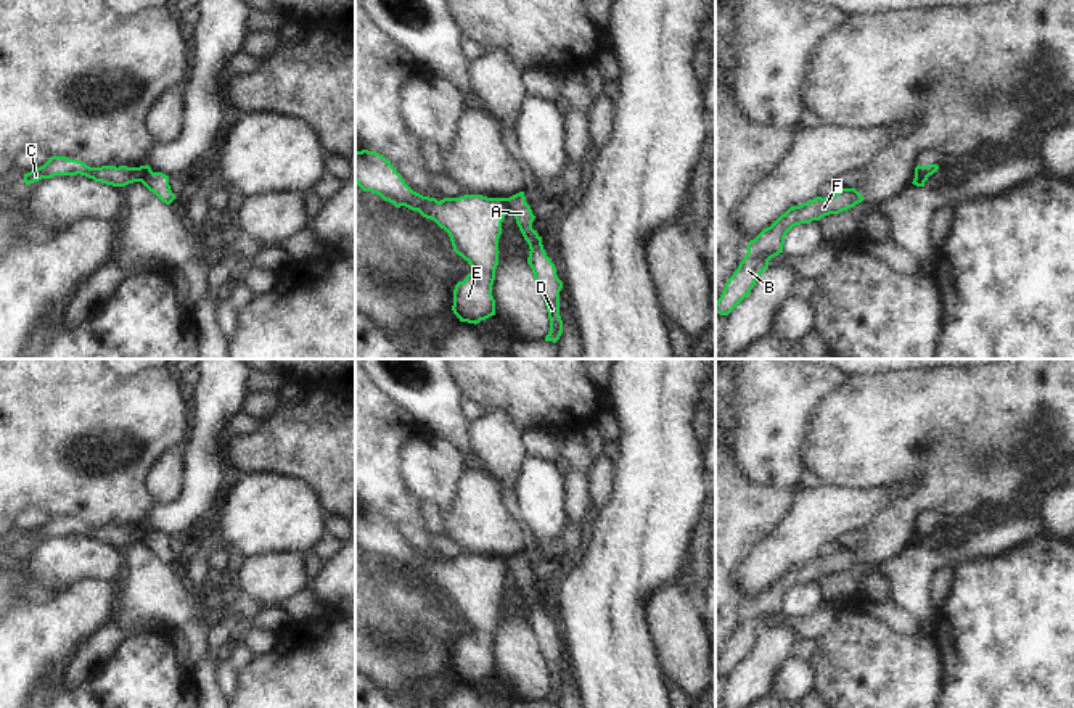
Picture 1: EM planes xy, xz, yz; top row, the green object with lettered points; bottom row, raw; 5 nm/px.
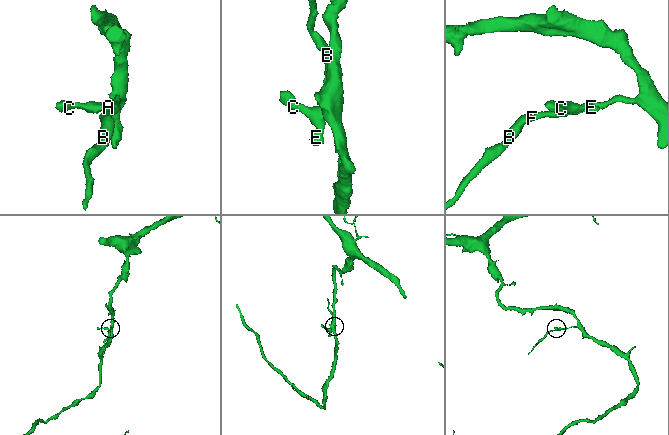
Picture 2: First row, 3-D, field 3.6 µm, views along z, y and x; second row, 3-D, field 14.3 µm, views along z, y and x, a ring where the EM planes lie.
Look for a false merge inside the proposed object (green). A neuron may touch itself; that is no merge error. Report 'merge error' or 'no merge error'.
merge error

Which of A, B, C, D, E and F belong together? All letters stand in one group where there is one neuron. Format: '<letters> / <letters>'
A B D F / C E

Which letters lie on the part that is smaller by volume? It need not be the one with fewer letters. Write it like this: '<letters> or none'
C, E

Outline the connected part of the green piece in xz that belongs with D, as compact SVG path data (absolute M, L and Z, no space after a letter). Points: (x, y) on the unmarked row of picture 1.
M524 552L505 558L505 563L508 573L514 576L516 584L531 610L527 624L532 629L550 679L550 692L545 697L545 702L556 703L563 694L563 681L560 676L560 652L563 648L563 642L558 639L556 628L543 610L542 597L532 589L535 576L526 563Z

